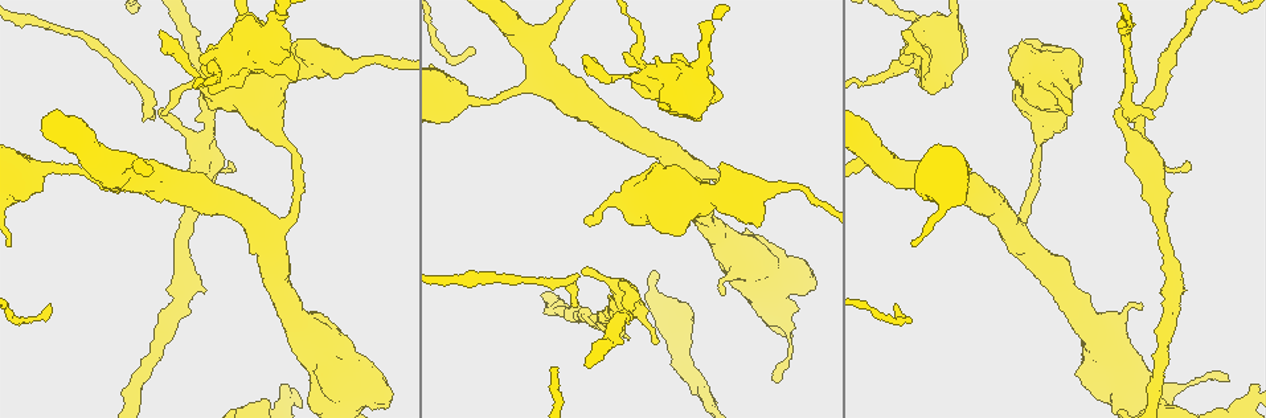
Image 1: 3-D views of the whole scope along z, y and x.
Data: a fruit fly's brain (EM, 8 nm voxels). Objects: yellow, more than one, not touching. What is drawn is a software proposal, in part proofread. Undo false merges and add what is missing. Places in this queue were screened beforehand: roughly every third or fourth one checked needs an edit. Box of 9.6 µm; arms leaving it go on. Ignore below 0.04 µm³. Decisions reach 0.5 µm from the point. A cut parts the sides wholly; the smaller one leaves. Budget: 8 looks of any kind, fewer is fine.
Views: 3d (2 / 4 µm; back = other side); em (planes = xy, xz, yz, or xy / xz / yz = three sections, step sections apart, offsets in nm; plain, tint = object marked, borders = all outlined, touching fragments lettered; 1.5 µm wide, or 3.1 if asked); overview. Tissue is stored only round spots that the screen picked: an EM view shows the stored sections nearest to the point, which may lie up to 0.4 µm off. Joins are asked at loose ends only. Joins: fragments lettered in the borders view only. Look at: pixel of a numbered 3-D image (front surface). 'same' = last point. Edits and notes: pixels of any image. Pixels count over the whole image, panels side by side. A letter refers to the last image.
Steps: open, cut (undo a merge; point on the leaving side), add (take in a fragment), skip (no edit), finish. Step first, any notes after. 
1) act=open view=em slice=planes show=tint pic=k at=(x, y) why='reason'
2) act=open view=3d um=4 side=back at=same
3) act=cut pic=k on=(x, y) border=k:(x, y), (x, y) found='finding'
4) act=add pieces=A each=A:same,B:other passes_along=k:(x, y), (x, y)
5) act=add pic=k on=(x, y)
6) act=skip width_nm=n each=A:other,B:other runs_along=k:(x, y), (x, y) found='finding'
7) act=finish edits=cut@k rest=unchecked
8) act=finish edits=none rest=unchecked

act=open view=em slice=planes show=borders pic=1 at=(153, 119) why='thin end'

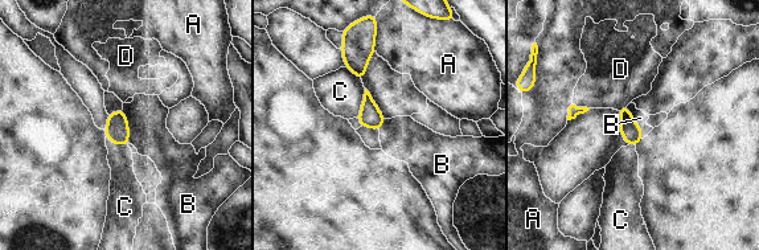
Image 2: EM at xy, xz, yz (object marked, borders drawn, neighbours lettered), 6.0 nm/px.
act=skip each=A:other,B:other,C:other,D:other border=2:(365, 89), (361, 110), (356, 118) found='no lettered fragment goes on from it'

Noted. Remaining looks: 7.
act=open view=3d um=4 side=back pic=1 at=(777, 383) why='tapers out'

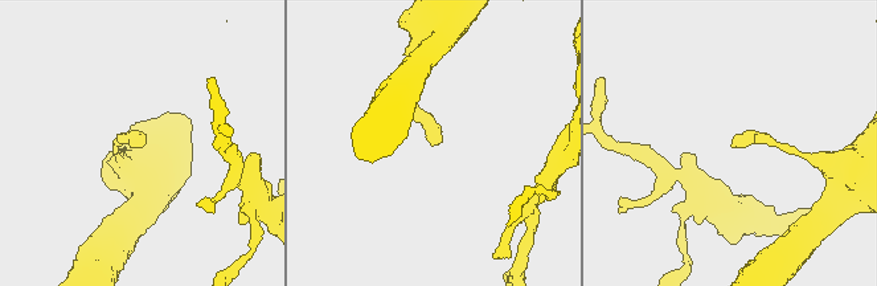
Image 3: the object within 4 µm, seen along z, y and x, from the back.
act=open view=em slice=yz step=4 show=borders pic=3 at=(435, 145)

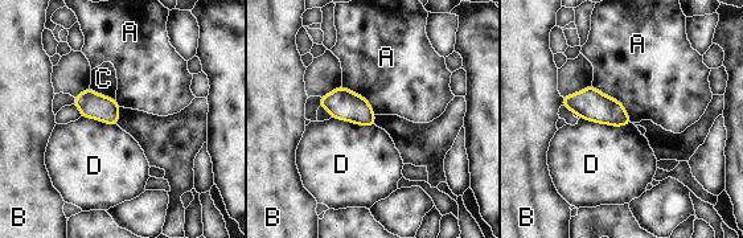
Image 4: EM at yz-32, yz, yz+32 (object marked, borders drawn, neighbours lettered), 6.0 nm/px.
act=skip each=A:other,B:other,C:other,D:other border=4:(591, 85), (616, 98), (633, 122) found='no lettered fragment goes on from it'

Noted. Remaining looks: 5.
act=open view=em slice=planes show=borders pic=1 at=(540, 85) why='arms part here'

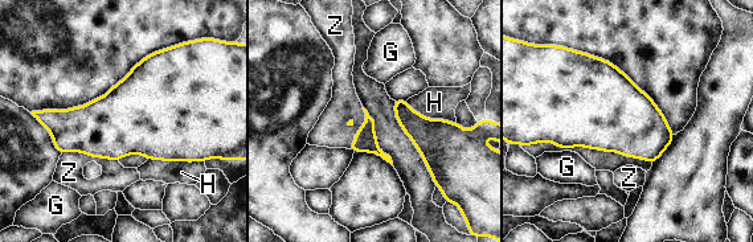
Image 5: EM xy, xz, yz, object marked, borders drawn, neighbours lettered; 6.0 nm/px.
act=skip each=G:other,H:other,Z:other found='one cell here'

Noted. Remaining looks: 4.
act=finish edits=none rest=unchecked

